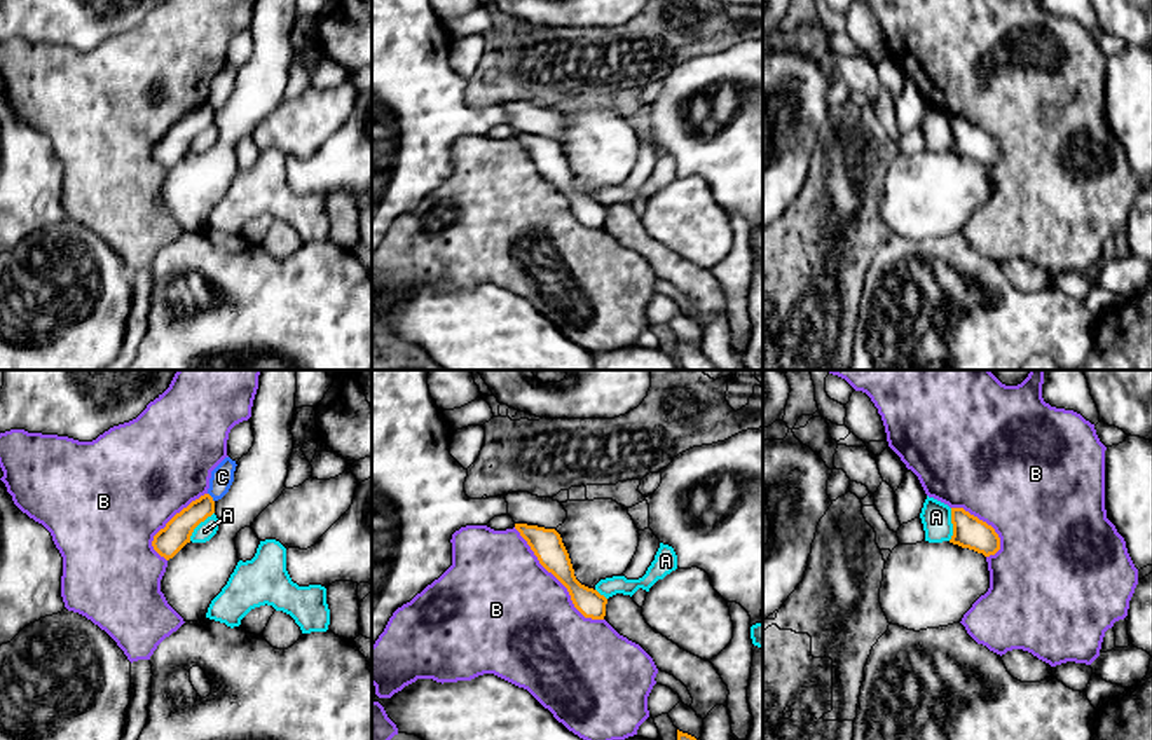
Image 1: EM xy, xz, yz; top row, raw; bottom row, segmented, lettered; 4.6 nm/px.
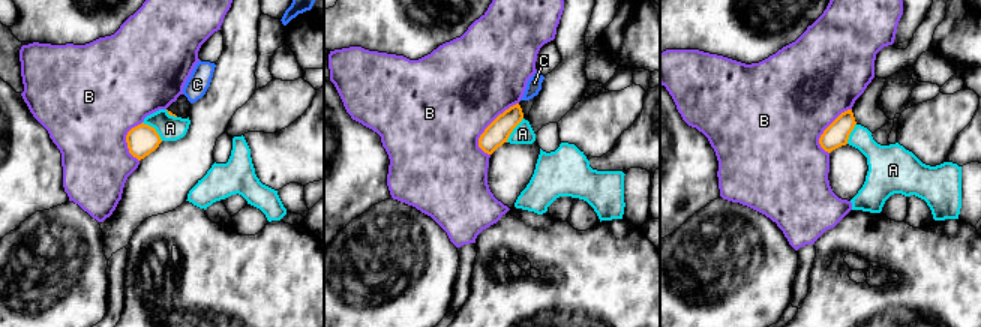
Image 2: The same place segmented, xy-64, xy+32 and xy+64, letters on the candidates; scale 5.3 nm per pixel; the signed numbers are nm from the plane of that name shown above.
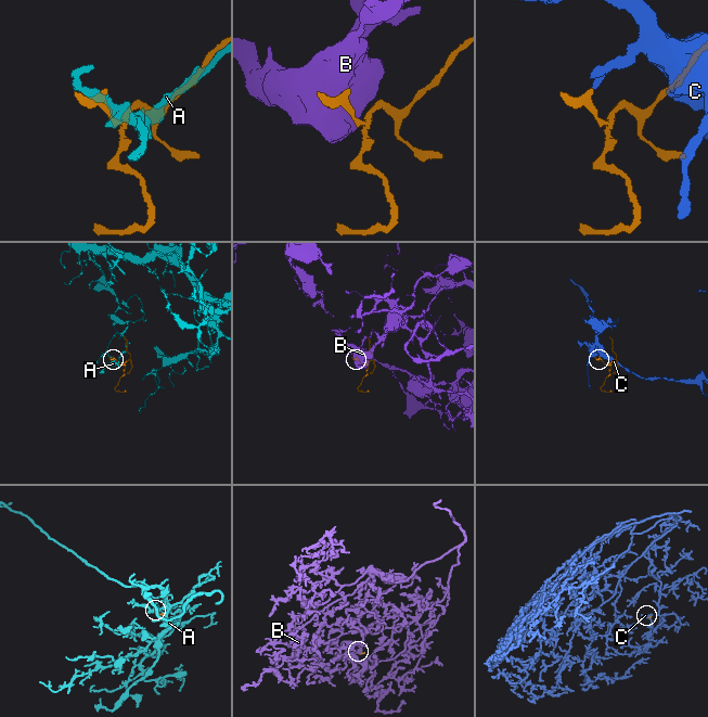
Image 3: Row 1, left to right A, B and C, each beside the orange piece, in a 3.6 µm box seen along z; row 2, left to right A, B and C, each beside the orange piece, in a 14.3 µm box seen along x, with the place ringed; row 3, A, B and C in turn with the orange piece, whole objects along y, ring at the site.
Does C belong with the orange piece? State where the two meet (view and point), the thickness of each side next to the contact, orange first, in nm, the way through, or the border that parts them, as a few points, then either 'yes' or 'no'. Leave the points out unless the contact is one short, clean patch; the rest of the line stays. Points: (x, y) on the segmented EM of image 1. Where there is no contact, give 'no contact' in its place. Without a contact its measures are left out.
xy (212, 498) | 130/110 nm | along xy (208, 493), (213, 501) | no

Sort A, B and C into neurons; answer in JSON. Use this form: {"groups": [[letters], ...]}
{"groups": [["A"], ["B"], ["C"]]}

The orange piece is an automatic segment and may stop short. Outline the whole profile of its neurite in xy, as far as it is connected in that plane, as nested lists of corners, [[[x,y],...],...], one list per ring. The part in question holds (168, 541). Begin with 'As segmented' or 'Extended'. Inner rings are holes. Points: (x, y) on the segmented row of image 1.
As segmented. [[[209,494],[192,501],[154,536],[154,550],[166,560],[173,558],[187,543],[190,543],[194,529],[213,513],[215,501]]]

